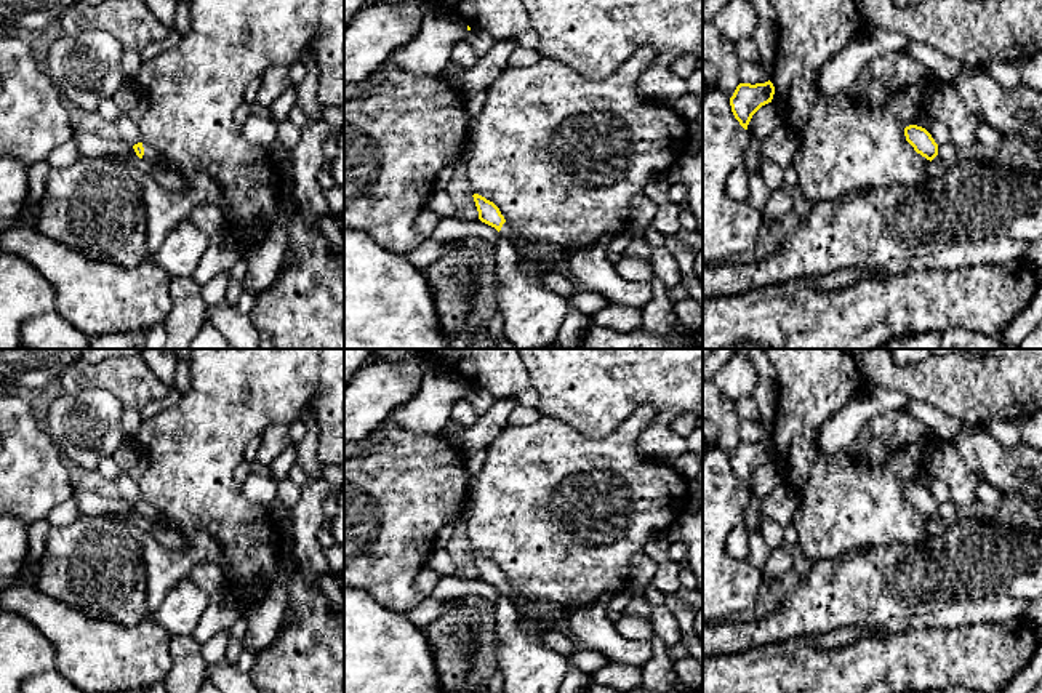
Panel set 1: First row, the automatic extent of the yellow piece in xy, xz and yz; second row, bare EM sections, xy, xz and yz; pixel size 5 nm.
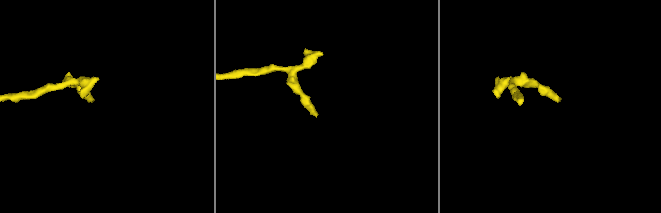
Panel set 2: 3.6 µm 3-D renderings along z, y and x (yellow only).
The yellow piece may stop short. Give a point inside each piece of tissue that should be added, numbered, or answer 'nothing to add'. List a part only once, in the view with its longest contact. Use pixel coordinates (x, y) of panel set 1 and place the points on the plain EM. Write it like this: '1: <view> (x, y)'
1: xy (151, 512)

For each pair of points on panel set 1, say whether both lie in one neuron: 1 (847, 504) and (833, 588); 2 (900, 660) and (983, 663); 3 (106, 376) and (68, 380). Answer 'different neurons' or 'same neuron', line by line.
1: different neurons
2: same neuron
3: same neuron

